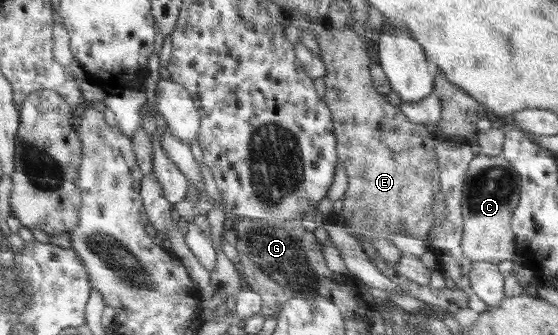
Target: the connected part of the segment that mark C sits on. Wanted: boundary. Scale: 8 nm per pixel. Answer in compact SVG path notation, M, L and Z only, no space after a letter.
M481 152L468 164L464 185L462 186L462 253L473 263L485 261L500 263L511 259L515 252L513 232L509 226L511 214L515 214L519 192L519 176L511 163L502 155L489 156Z

